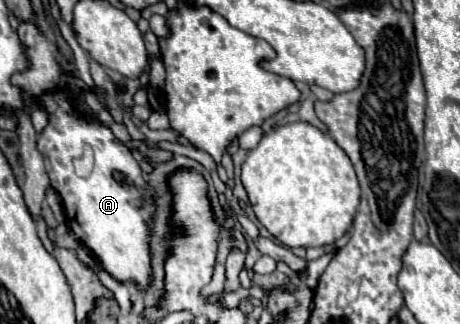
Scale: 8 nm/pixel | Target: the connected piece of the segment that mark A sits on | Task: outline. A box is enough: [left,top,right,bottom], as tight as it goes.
[34,90,154,288]

